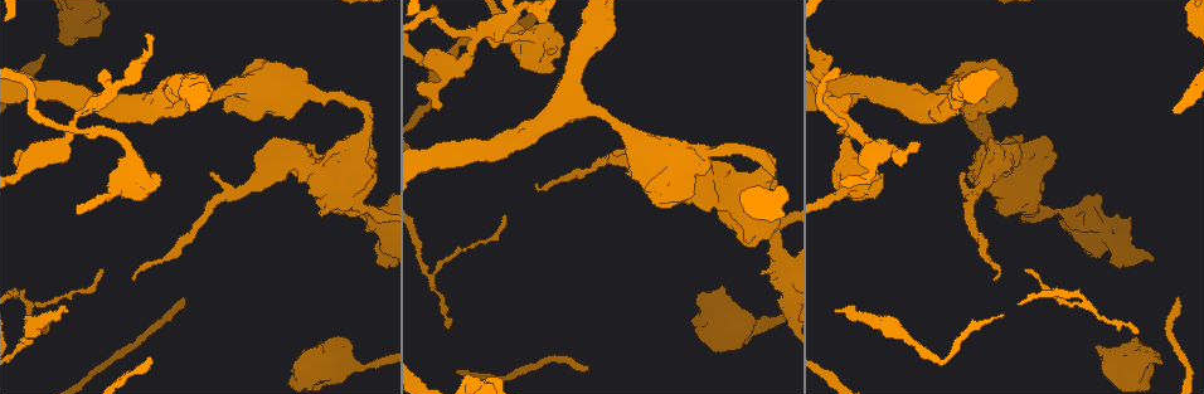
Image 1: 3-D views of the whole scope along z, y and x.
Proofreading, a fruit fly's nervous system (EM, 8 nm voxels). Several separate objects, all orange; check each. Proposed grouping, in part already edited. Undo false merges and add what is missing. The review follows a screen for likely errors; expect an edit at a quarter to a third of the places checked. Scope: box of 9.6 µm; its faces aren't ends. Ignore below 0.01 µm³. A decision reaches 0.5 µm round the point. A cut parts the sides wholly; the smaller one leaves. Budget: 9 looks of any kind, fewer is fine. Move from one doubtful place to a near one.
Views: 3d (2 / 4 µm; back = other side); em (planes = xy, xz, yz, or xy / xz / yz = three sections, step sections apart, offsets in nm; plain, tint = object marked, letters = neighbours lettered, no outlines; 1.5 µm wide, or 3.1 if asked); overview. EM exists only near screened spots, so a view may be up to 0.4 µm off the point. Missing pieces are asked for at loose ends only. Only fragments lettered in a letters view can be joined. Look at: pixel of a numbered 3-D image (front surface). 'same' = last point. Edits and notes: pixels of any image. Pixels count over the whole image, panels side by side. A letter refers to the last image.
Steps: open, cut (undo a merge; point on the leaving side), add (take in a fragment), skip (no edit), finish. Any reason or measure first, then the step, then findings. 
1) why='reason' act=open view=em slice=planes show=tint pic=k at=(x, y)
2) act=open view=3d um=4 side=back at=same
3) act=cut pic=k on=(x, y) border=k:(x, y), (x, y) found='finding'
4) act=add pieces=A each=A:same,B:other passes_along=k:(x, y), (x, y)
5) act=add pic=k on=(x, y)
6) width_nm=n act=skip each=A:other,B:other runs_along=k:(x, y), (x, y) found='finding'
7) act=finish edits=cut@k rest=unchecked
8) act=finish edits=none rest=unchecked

why='tapers out' act=open view=3d um=2 pic=1 at=(994, 278)

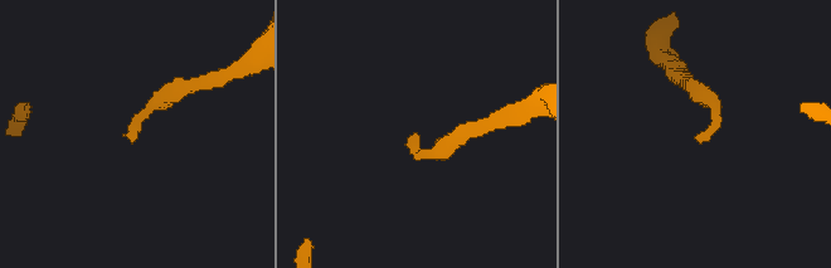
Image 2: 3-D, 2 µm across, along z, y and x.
why='need the tissue' act=open view=em slice=planes show=plain pic=2 at=(408, 138)

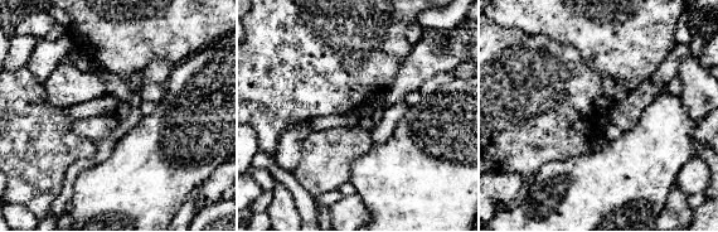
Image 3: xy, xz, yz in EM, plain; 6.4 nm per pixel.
why='see the neighbours' act=open view=em slice=planes show=letters at=same

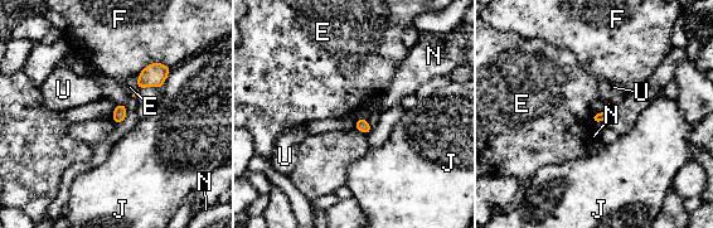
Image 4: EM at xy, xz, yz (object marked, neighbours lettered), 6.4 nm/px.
act=skip each=E:other,F:other,J:other,N:other,U:other border=4:(139, 74), (136, 90) found='no lettered fragment goes on from it'

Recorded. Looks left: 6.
why='thick end' act=open view=3d um=4 side=back pic=1 at=(694, 193)

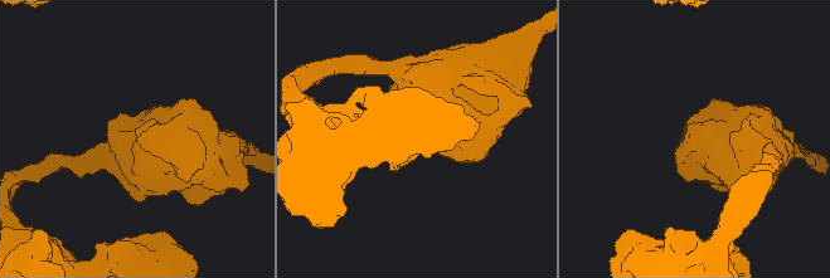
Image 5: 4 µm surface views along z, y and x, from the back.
why='need the tissue' act=open view=em um=3.1 slice=planes show=letters pic=5 at=(136, 140)

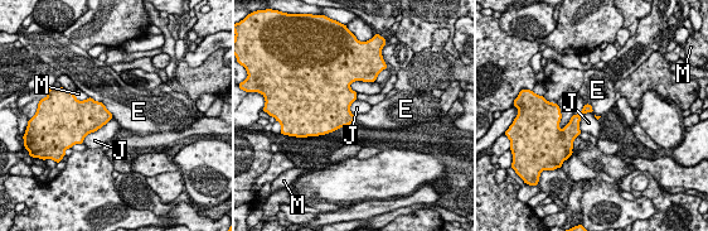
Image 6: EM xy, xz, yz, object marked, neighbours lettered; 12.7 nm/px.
act=skip each=E:other,J:other,M:other border=6:(88, 96), (100, 101), (114, 118) found='none of them fits'

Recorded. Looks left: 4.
act=open view=em slice=planes show=letters pic=1 at=(841, 133)

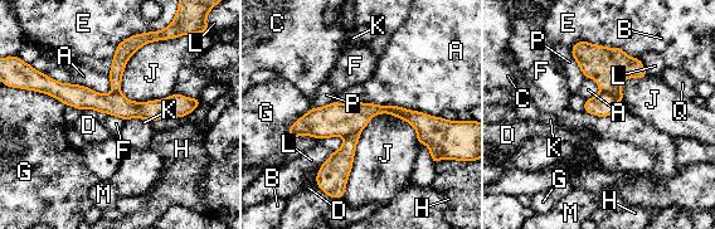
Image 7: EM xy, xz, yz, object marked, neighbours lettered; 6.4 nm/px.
act=cut pic=7 on=(608, 67) each=A:other,B:other,C:other,D:other,E:other,F:other,G:other,H:other,J:other,K:other,L:other,M:other,P:other,Q:other found='a second neuron is stuck on'

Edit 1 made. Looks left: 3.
why='redraw' act=open view=overview

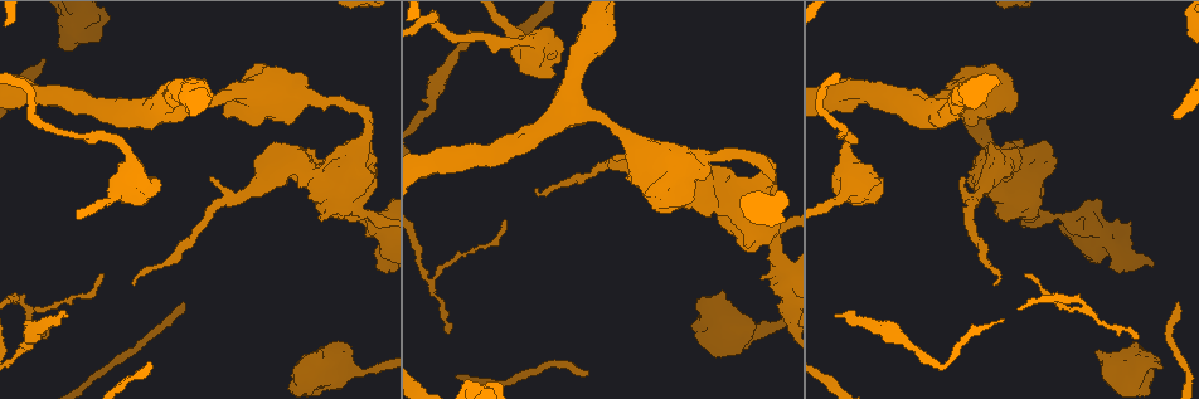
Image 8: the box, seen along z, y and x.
why='sudden change in width' act=open view=3d um=2 side=back pic=8 at=(775, 327)

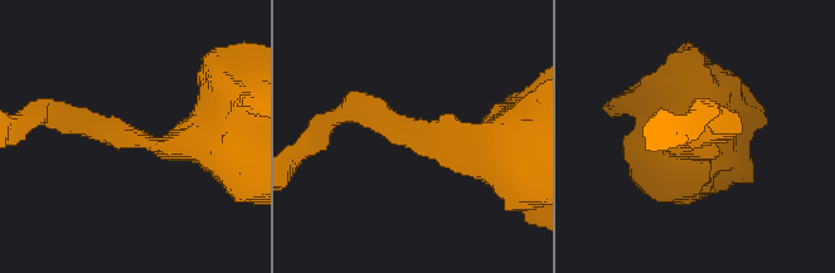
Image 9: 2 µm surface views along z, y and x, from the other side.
why='shape alone is not enough' act=open view=em slice=planes show=letters pic=9 at=(412, 128)

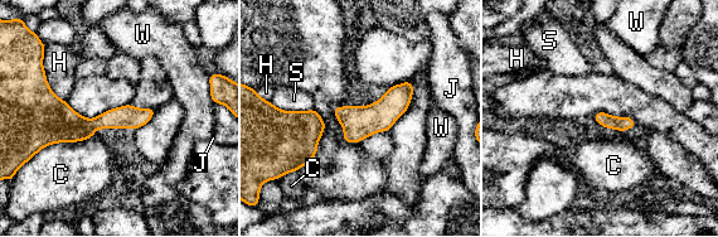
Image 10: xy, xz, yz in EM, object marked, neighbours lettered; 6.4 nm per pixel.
longest_contact=C:380nm act=skip each=C:other,H:other,J:other,S:other,W:other found='all the same neuron'

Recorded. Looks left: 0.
act=finish edits=cut@7 rest=unchecked

